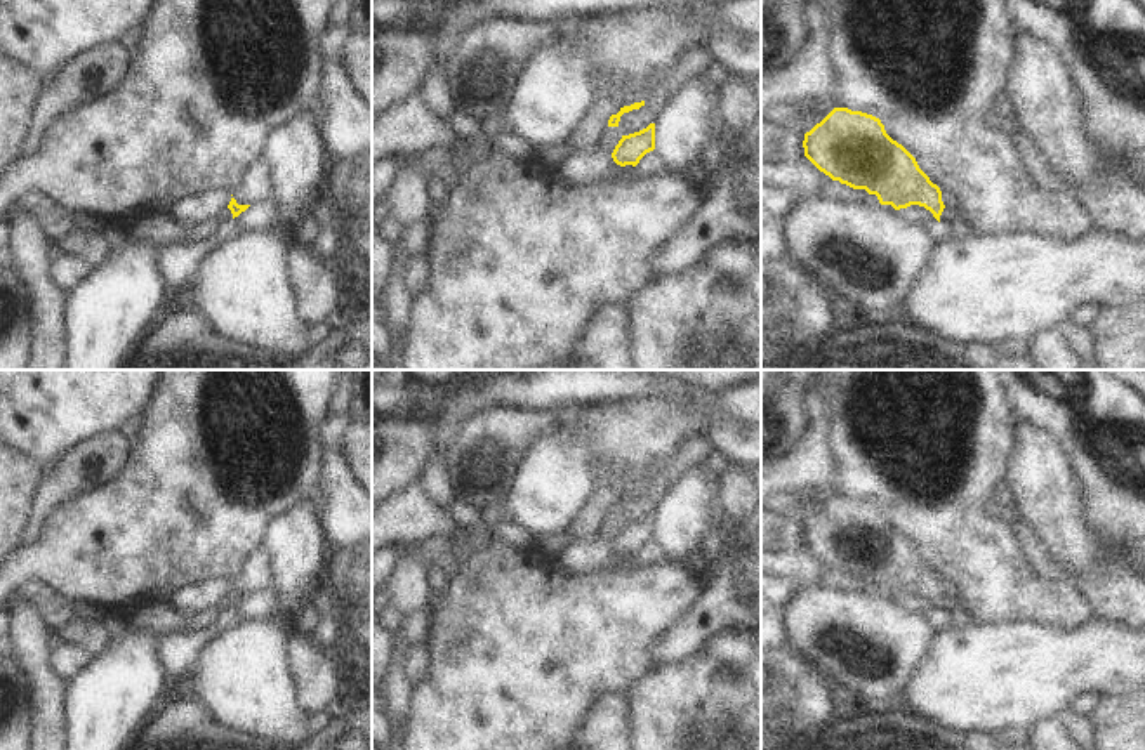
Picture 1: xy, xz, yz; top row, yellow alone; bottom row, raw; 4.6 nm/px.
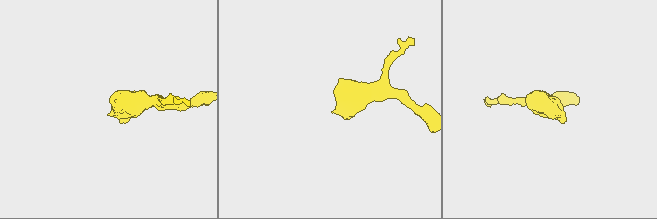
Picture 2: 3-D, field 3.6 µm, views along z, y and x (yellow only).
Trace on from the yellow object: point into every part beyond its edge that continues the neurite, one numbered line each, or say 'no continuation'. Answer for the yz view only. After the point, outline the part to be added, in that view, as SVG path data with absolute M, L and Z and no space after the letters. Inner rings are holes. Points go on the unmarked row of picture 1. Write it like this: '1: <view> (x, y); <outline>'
1: yz (949, 603); M945 595L940 604L940 615L947 615L954 609L963 609L963 608L964 608L964 602L957 595Z

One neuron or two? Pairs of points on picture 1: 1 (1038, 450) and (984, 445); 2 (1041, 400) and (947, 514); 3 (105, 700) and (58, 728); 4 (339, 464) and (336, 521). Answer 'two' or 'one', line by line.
1: two
2: two
3: two
4: one

